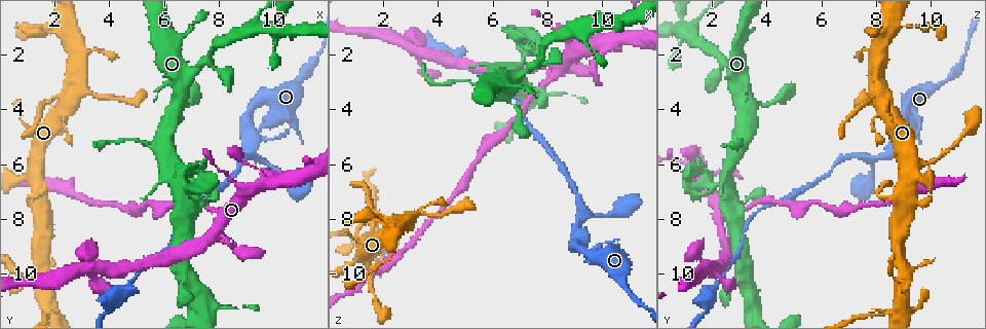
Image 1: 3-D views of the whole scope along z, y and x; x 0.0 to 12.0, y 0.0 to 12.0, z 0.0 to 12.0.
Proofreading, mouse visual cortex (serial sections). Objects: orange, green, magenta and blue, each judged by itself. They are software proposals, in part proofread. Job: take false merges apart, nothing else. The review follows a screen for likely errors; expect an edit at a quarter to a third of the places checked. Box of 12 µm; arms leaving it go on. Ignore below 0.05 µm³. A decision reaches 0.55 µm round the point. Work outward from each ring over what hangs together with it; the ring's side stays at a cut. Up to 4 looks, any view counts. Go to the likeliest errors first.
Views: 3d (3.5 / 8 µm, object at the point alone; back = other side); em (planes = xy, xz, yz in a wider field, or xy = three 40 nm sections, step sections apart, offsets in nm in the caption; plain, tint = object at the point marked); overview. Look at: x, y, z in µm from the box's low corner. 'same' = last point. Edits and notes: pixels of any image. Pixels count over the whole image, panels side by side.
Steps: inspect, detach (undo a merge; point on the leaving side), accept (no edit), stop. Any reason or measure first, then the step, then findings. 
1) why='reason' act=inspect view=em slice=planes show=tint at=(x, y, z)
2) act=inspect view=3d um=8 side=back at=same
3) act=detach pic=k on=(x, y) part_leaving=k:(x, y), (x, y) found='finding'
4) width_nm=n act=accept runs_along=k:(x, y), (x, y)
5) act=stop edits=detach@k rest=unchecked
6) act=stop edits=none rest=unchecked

act=inspect view=3d um=3.5 at=(7.3, 6.7, 1.8)

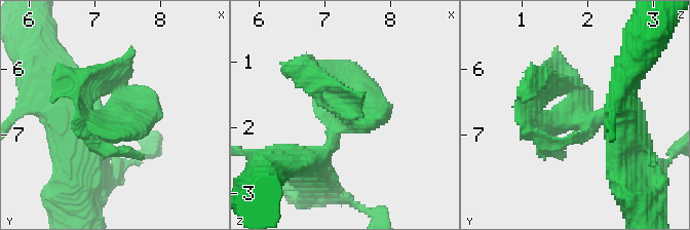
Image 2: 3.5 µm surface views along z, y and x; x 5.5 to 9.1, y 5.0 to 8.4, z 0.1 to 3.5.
act=inspect view=em slice=xy step=1 show=tint at=(7.30, 6.75, 1.80)

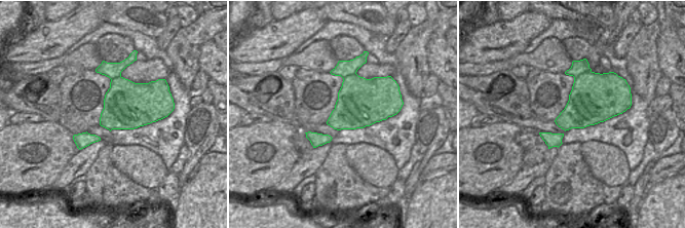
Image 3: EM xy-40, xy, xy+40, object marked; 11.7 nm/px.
act=detach pic=2 on=(575, 87) found='two cells meet here'

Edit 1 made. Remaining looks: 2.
why='small branch off a trunk' act=inspect view=3d um=8 at=(9.7, 6.6, 1.6)

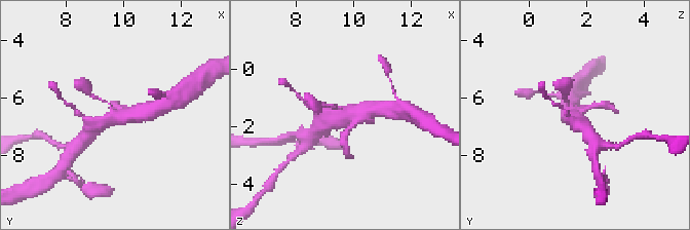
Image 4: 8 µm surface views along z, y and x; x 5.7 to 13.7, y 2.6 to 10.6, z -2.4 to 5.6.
why='now the EM' act=inspect view=em slice=planes show=tint at=(9.7, 6.8, 1.7)

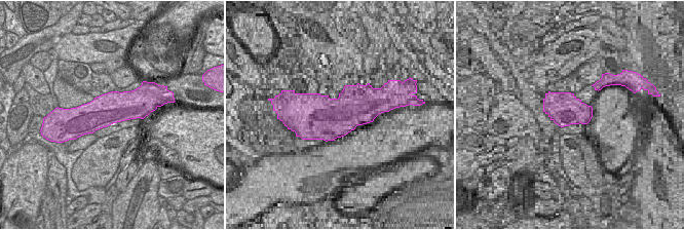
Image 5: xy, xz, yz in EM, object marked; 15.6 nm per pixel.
width_nm=480 act=detach pic=4 on=(344, 135) part_leaving=4:(354, 121), (344, 138), (349, 155) found='two cells meet here'

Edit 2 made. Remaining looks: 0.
act=stop edits=detach@2,detach@4 rest=unchecked

